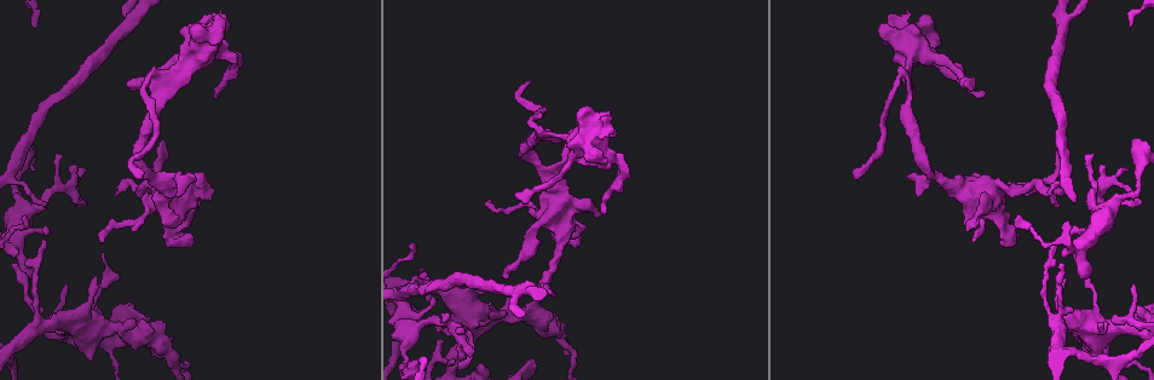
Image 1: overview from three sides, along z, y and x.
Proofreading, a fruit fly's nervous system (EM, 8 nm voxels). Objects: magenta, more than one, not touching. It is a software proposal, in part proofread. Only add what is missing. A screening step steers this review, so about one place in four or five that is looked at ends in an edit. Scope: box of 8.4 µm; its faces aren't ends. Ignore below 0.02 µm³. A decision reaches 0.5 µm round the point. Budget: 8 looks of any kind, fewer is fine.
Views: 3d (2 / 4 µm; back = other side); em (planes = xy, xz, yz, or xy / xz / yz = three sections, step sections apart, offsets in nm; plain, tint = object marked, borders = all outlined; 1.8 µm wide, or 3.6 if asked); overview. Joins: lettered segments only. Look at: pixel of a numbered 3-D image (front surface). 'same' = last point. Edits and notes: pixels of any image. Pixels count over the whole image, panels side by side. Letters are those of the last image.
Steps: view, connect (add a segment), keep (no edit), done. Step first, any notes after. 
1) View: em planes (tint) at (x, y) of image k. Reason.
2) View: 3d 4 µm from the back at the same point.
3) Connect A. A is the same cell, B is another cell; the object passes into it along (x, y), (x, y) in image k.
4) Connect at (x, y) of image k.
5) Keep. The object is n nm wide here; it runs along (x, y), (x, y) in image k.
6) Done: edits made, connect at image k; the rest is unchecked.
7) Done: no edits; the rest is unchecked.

View: em xz step 8 (tint) at (16, 246) of image 1.

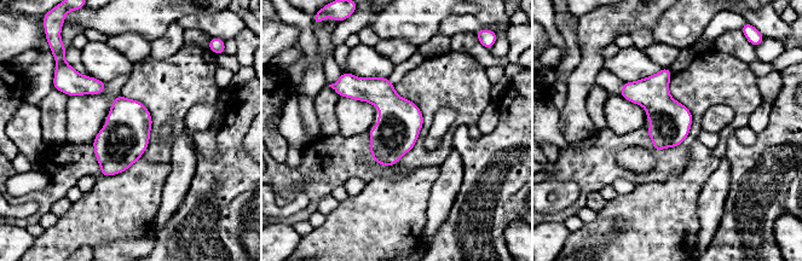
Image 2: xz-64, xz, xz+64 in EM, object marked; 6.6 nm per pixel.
View: em planes (tint) at the same point. Cut it another way.

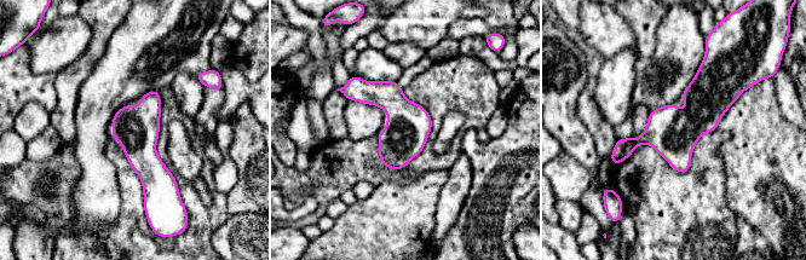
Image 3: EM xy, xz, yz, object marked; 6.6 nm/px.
View: em planes (borders) at the same point. See the neighbours.

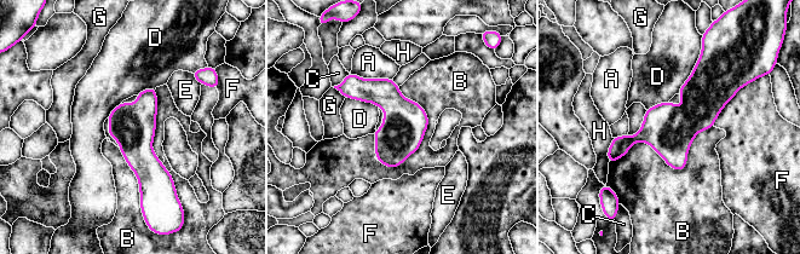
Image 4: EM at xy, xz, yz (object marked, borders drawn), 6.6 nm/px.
Keep. A, B, C, D, E, F, G and H are other cells; a border runs along (713, 126), (609, 162) in image 4; none of them fits.

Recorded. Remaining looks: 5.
View: em planes (tint) at (1062, 322) of image 1. Small branch off a trunk.

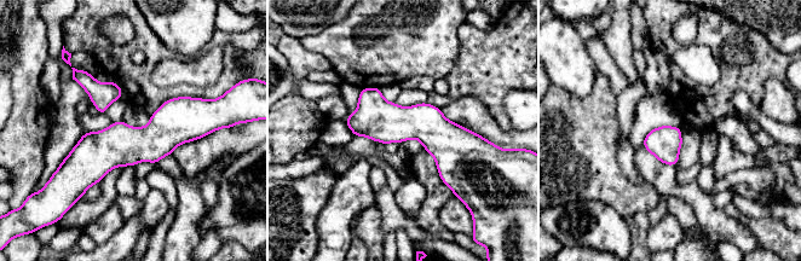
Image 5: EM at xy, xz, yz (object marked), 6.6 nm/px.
View: em planes (borders) at the same point.

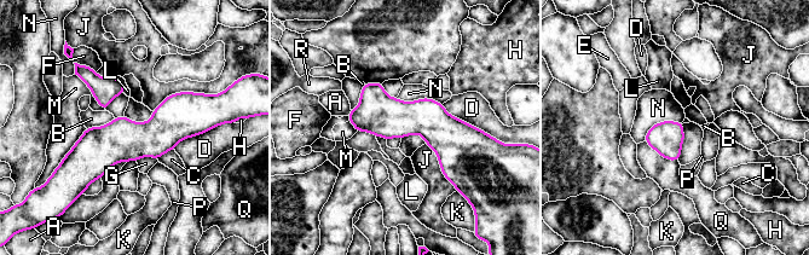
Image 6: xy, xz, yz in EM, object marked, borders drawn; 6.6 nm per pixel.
Keep. A, B, C, D, E, F, G, H, J, K, L, M, N, P, Q and R are other cells; a border runs along (681, 121), (654, 123), (643, 140) in image 6; none of them fits.

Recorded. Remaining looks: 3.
View: 3d 4 µm at (588, 208) of image 1. Thick end.

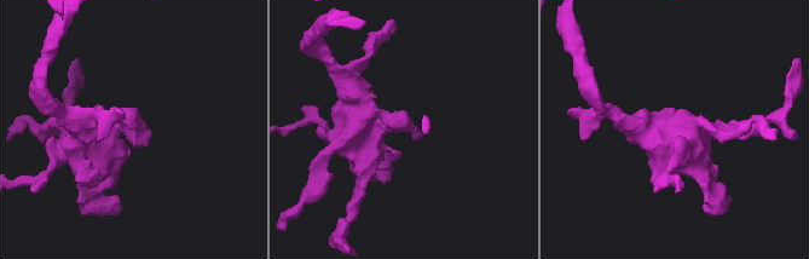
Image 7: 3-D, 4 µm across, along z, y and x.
View: em planes (tint) at (670, 109) of image 7.

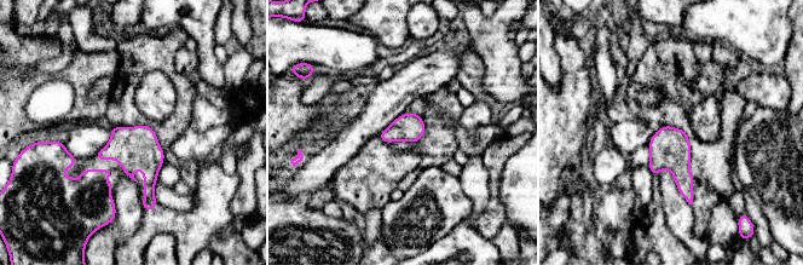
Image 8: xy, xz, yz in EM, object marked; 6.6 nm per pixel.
View: em planes (borders) at the same point. What lies round it.

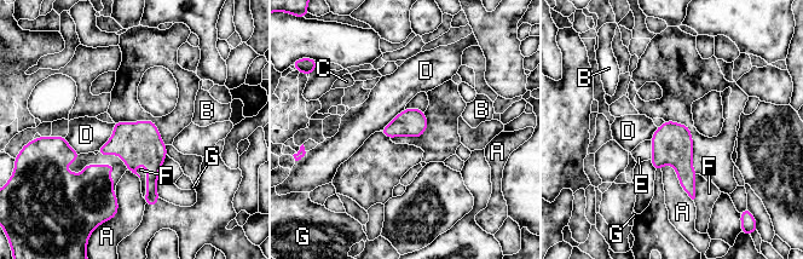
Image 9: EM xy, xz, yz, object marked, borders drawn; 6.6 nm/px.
Connect at (140, 170) of image 9. F is the same cell, A, B, C, D, E and G are other cells; it goes on there.

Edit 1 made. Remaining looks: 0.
Done: edits made, connect at image 9; the rest is unchecked.

